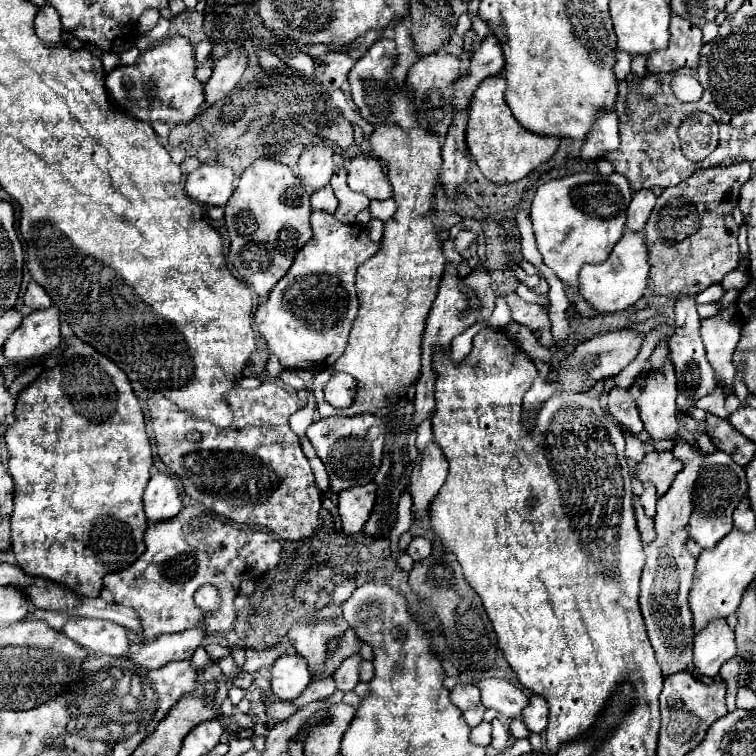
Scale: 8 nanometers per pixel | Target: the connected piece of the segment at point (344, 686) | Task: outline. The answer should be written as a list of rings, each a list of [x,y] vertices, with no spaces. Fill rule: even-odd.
[[[352,655],[348,659],[344,659],[340,663],[340,667],[336,669],[336,673],[332,675],[336,679],[336,687],[344,693],[344,691],[352,691],[354,685],[358,683],[358,671],[360,671],[360,663],[362,657],[360,655]]]

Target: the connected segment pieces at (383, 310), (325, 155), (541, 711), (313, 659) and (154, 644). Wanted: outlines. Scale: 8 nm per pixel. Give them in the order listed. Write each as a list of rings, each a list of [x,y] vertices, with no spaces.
[[[376,41],[362,59],[356,61],[352,67],[348,81],[350,81],[350,93],[352,101],[358,109],[358,113],[374,127],[372,135],[368,135],[372,153],[386,161],[388,179],[394,187],[394,201],[398,205],[396,213],[392,215],[394,223],[384,223],[384,237],[380,241],[380,251],[372,255],[366,263],[360,265],[356,271],[356,289],[360,299],[358,317],[352,323],[352,331],[348,337],[348,347],[340,355],[340,361],[332,365],[336,371],[350,373],[356,379],[356,399],[348,409],[336,409],[328,402],[317,404],[320,417],[344,415],[354,417],[356,413],[376,413],[378,409],[388,407],[388,395],[398,395],[402,399],[404,393],[410,391],[414,381],[420,375],[420,357],[422,357],[422,333],[426,327],[426,317],[432,309],[432,301],[438,293],[438,283],[444,273],[446,259],[442,255],[442,241],[438,241],[438,229],[436,229],[436,213],[434,213],[434,193],[440,185],[442,175],[442,157],[440,157],[440,141],[436,133],[428,133],[428,129],[420,129],[420,123],[416,123],[416,105],[412,105],[412,93],[408,93],[408,87],[396,89],[396,81],[392,81],[392,69],[396,63],[398,51],[394,41]]]
[[[326,145],[308,147],[298,161],[300,181],[308,189],[322,189],[334,173],[334,151]]]
[[[530,695],[530,703],[522,713],[522,721],[532,733],[542,733],[548,725],[548,705],[544,697],[540,695]]]
[[[344,619],[320,623],[300,621],[288,631],[290,645],[296,649],[298,655],[302,655],[308,661],[308,669],[314,681],[318,681],[322,675],[328,641],[336,635],[342,635],[344,631],[348,631],[348,623]]]
[[[190,629],[184,633],[174,633],[174,635],[162,635],[138,649],[138,653],[128,653],[128,659],[134,661],[134,665],[142,669],[158,669],[170,661],[184,661],[184,657],[192,657],[196,647],[204,641],[204,629]]]

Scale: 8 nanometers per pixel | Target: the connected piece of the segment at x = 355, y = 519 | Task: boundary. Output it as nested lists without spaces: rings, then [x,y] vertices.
[[[368,483],[362,487],[352,487],[338,495],[338,511],[342,517],[344,535],[352,537],[362,529],[362,525],[366,523],[372,507],[374,507],[374,497],[376,497],[374,483]]]

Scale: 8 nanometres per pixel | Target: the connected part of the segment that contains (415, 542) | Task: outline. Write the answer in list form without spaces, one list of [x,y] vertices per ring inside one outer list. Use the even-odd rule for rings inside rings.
[[[416,537],[416,539],[412,539],[412,543],[410,543],[408,549],[406,549],[406,553],[408,553],[414,561],[422,561],[422,559],[426,559],[426,557],[430,555],[430,551],[432,551],[432,543],[430,543],[428,539],[424,539],[424,537]]]

